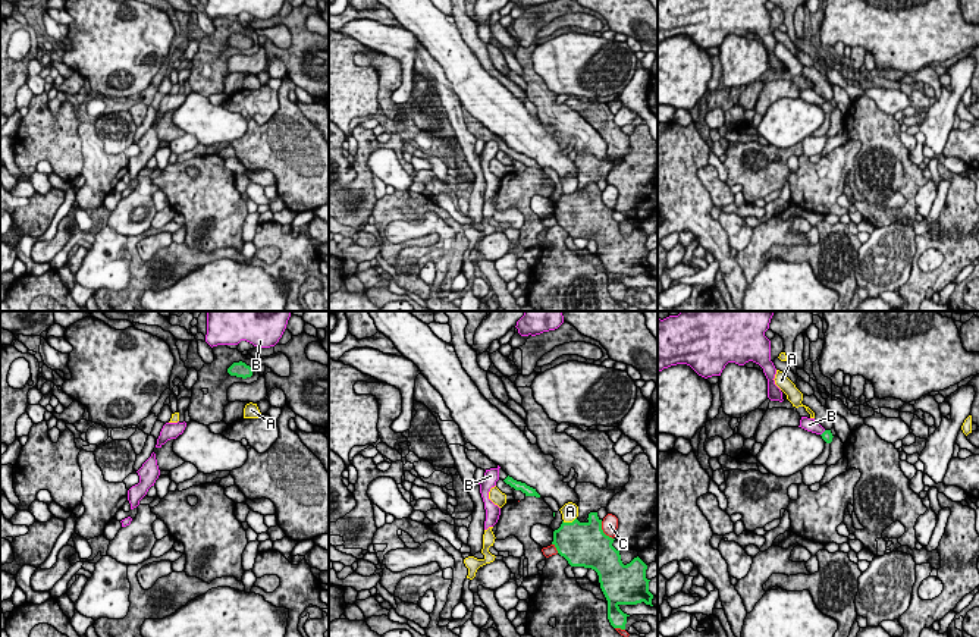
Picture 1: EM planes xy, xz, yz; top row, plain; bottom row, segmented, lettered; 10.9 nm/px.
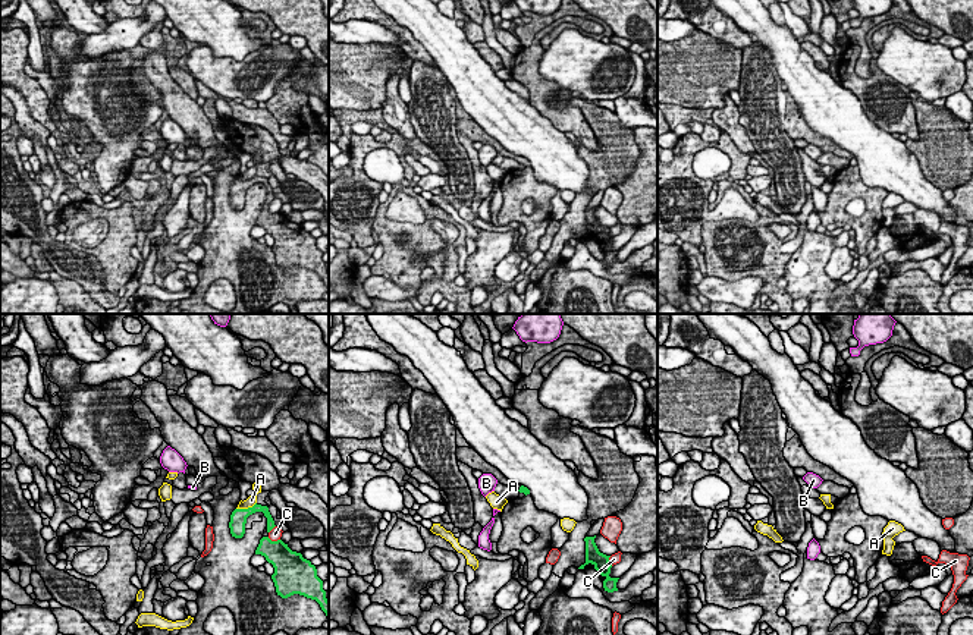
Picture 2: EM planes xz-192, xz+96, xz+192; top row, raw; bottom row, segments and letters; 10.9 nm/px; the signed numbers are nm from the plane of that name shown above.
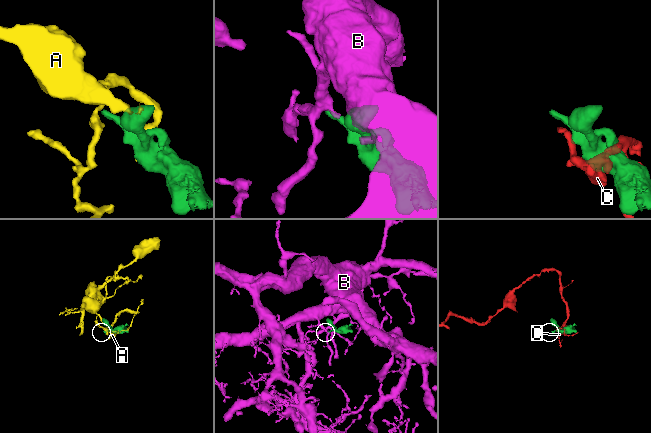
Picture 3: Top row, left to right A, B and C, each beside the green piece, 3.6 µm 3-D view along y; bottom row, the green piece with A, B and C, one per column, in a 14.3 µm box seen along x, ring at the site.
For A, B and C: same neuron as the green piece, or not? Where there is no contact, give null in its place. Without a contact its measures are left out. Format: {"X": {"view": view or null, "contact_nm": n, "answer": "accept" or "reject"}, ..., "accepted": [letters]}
{"A": {"view": "xz", "contact_nm": 170, "answer": "reject"}, "B": {"view": "yz", "contact_nm": 80, "answer": "reject"}, "C": {"view": "xz", "contact_nm": 240, "answer": "reject"}, "accepted": []}

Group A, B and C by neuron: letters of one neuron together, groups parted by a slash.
A / B / C

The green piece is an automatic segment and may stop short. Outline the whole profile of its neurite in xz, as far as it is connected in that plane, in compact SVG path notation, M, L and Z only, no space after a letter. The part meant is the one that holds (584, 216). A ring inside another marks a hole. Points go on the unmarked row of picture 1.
M597 183L589 185L587 194L577 189L564 194L553 203L552 216L571 238L592 239L599 247L600 260L608 272L608 291L614 299L625 301L627 289L621 276L652 276L653 266L649 263L646 250L647 236L637 228L624 236L619 222L612 214L615 210L602 201Z

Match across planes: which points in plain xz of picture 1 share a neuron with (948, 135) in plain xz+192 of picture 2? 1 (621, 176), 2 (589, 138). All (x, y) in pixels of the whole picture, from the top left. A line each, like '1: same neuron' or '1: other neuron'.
1: other neuron
2: other neuron

